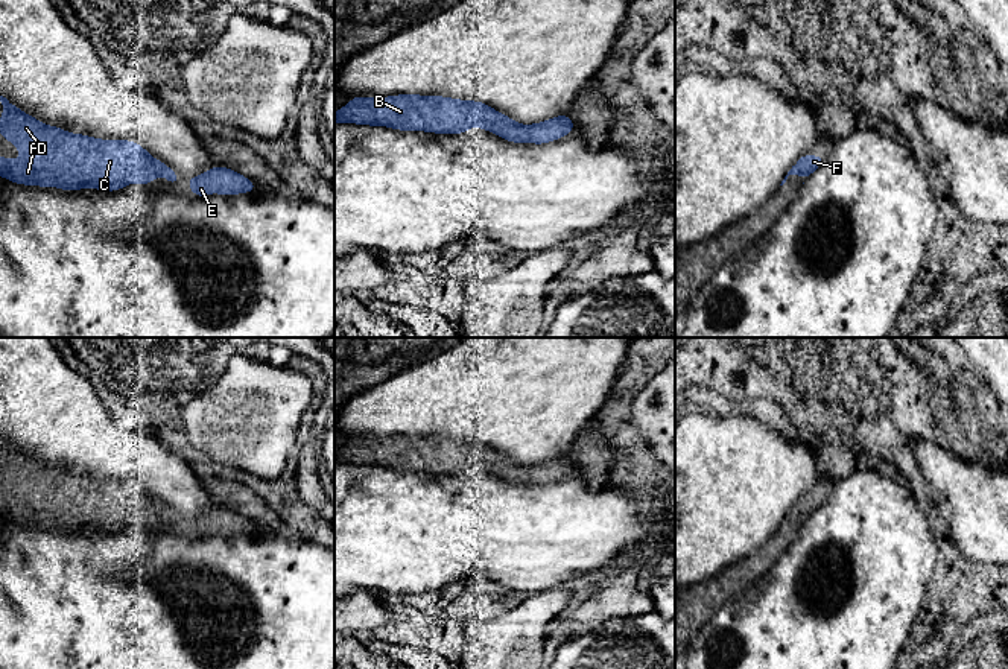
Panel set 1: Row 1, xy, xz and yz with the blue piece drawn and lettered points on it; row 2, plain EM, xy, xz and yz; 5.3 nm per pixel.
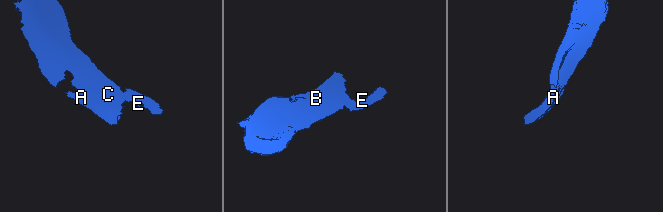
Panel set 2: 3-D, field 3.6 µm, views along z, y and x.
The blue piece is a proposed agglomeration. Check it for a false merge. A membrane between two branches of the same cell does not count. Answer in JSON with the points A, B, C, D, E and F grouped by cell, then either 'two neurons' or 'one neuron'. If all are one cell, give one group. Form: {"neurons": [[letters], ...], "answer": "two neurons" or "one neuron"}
{"neurons": [["A", "B", "C", "D", "E", "F"]], "answer": "one neuron"}

